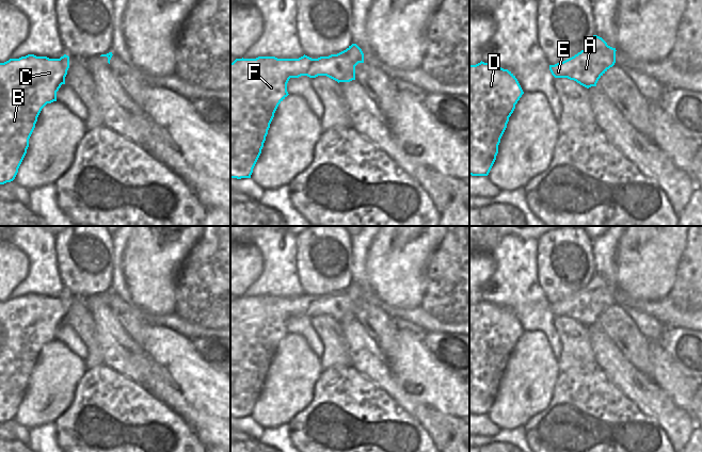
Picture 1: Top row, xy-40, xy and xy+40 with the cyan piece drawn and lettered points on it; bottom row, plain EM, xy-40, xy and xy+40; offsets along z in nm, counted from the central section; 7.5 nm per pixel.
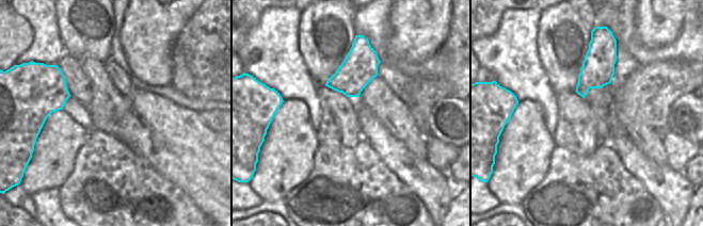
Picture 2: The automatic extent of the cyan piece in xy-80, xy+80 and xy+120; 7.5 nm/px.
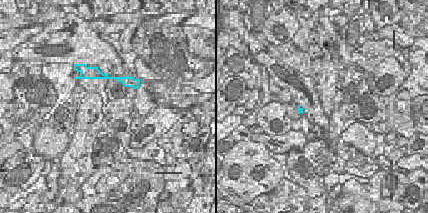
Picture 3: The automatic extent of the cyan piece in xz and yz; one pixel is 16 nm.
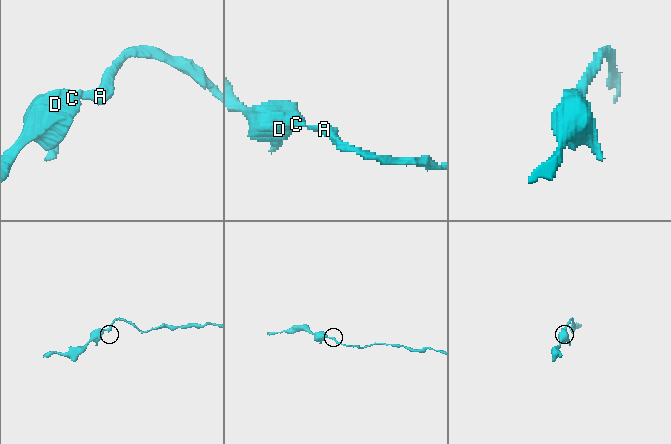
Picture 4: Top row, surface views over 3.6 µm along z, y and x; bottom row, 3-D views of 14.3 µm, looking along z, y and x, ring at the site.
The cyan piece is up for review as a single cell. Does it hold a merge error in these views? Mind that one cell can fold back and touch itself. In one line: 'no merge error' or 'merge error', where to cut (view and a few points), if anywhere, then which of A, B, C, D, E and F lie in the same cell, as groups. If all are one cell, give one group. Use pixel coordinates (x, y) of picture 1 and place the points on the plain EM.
no merge error; no cut; A B C D E F

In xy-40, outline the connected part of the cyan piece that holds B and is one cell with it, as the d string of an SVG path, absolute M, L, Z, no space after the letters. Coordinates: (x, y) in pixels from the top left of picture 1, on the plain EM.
M28 293L0 302L0 423L15 418L37 356L47 342L57 340L57 330L65 323L68 307L66 293L60 297Z

